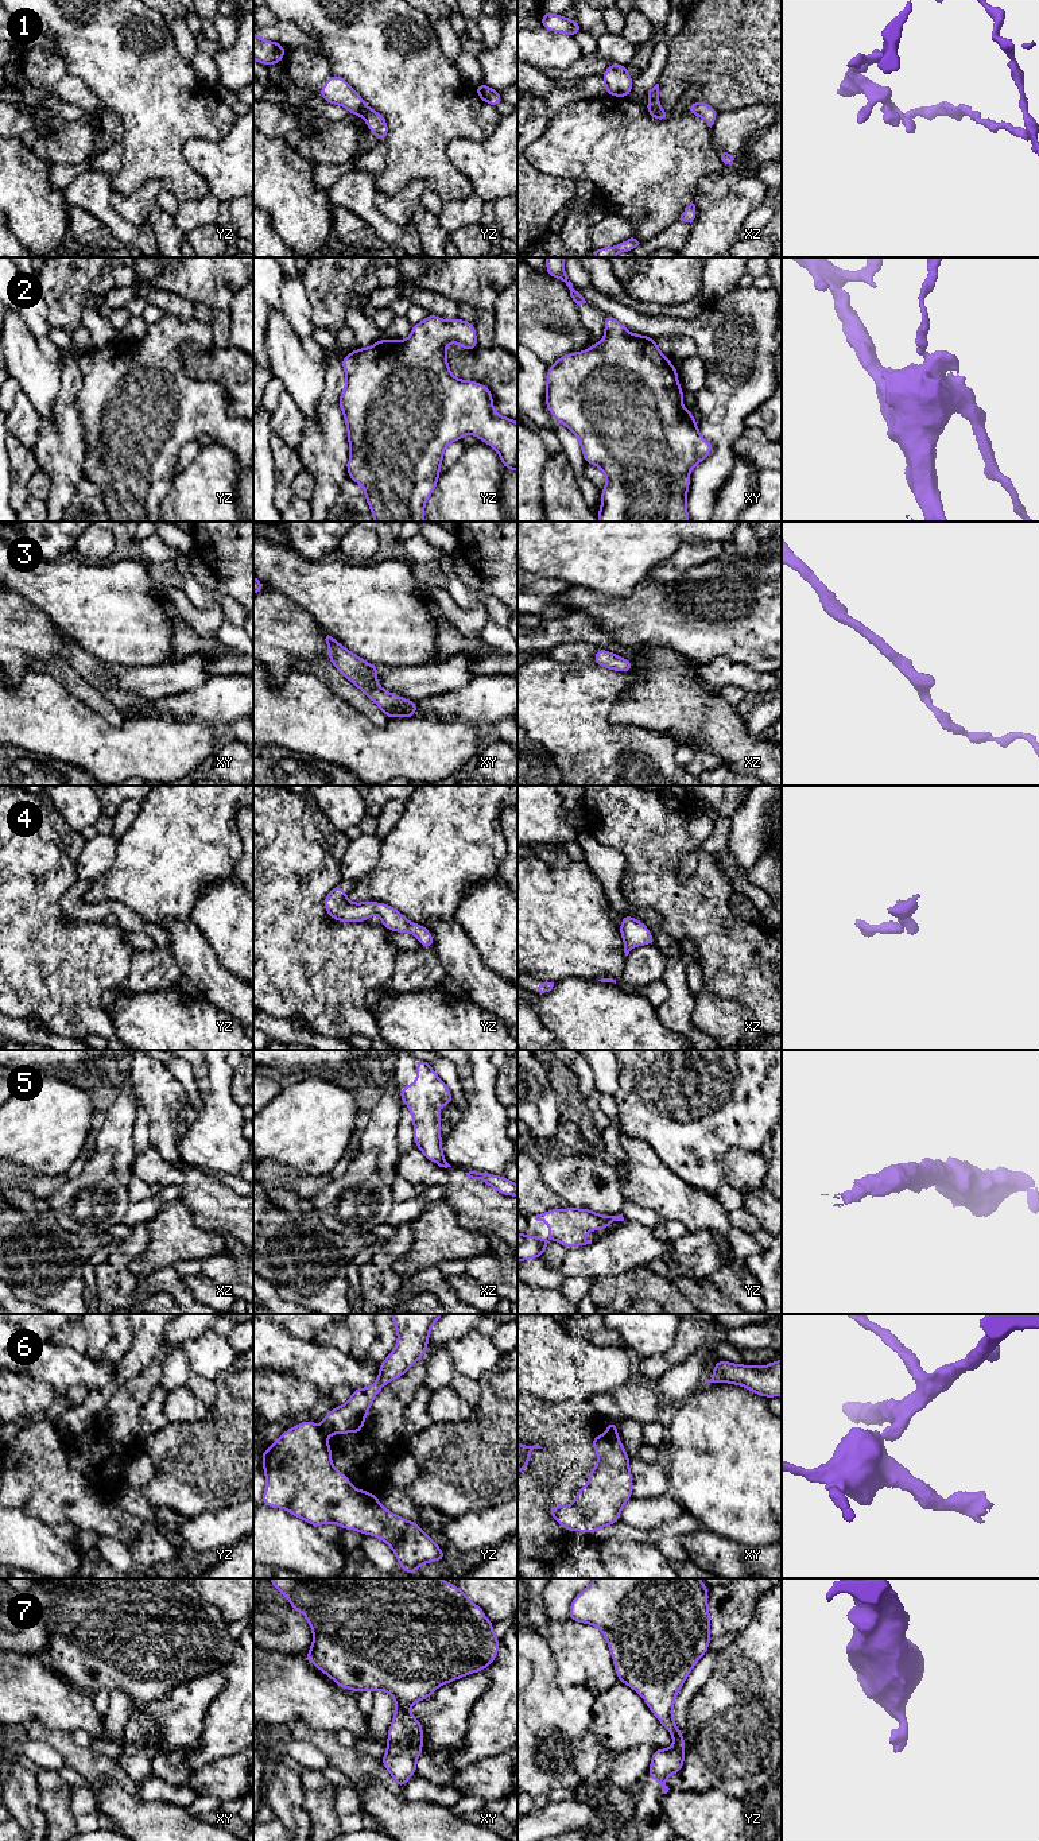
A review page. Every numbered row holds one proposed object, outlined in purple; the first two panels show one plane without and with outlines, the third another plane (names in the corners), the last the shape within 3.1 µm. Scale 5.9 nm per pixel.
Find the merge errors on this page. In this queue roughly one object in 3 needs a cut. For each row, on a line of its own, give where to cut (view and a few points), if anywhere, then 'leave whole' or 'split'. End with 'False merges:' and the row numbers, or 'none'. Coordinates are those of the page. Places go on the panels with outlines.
1: xz (648, 105), (659, 108) | split
2: no cut | leave whole
3: no cut | leave whole
4: no cut | leave whole
5: no cut | leave whole
6: yz (320, 1426), (328, 1434) | split
7: no cut | leave whole
False merges: 1, 6

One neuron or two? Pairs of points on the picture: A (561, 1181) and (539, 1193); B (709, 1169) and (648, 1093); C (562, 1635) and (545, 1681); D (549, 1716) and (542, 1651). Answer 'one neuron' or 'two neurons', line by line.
A: two neurons
B: one neuron
C: two neurons
D: one neuron

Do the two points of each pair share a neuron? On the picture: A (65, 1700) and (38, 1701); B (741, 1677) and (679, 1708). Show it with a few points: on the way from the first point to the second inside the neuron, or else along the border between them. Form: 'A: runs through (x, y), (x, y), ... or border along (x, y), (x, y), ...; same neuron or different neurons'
A: runs through (58, 1700), (45, 1700); same neuron
B: border along (709, 1678), (689, 1705), (685, 1733); different neurons

